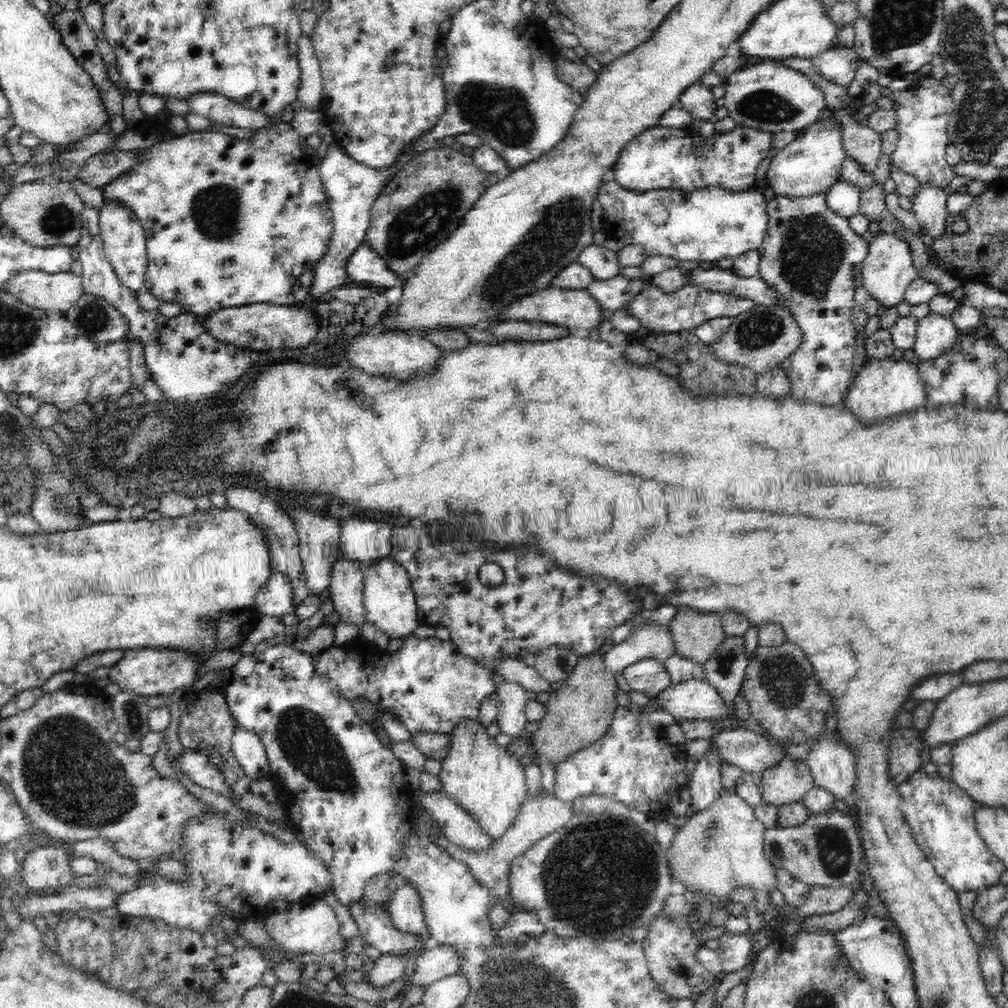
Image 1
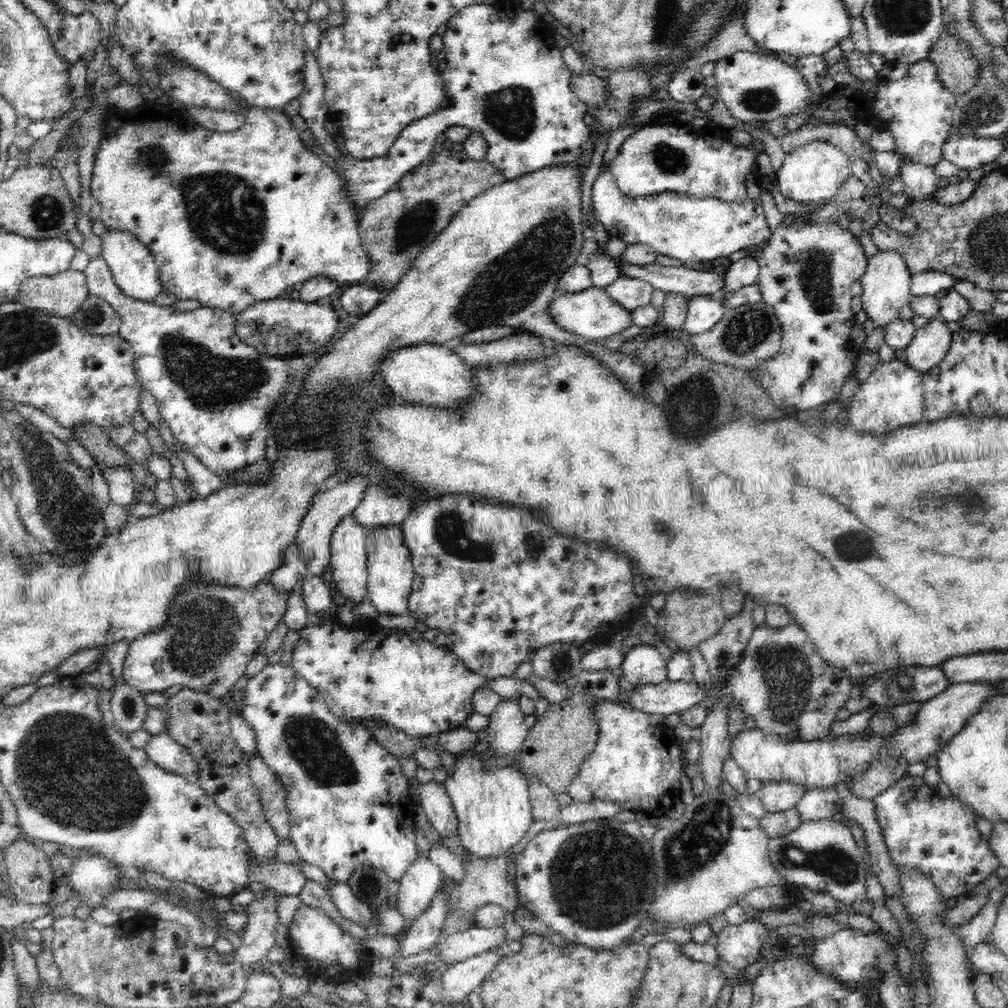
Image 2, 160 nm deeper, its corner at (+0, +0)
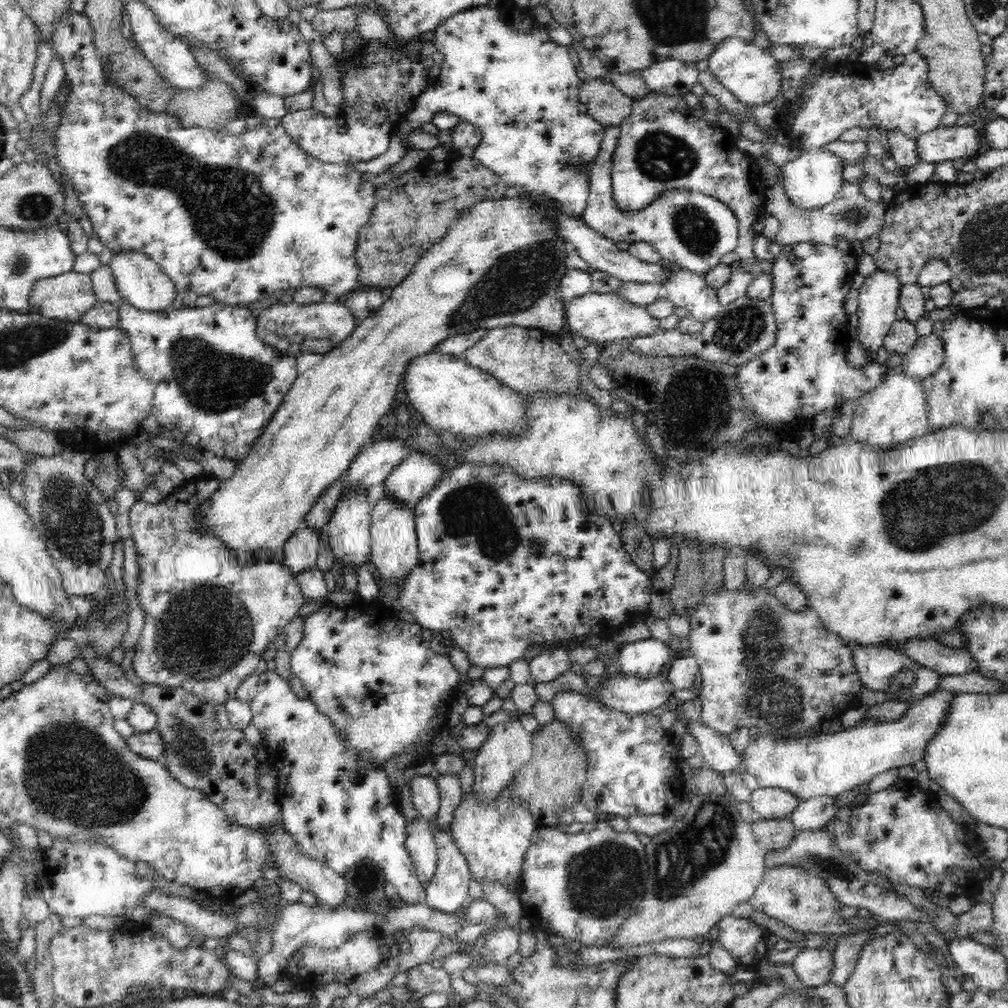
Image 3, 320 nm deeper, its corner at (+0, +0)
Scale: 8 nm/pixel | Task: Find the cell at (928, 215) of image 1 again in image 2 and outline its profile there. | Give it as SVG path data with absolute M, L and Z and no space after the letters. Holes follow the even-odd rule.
M901 160L899 176L905 184L908 200L920 201L931 199L935 196L937 180L940 176L934 173L932 167L920 166L920 163L904 162Z

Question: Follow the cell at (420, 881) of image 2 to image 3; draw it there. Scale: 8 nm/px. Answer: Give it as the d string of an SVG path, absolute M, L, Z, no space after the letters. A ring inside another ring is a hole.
M423 817L416 820L409 819L406 845L408 855L416 868L416 875L422 881L425 890L437 866L437 847L429 820Z

